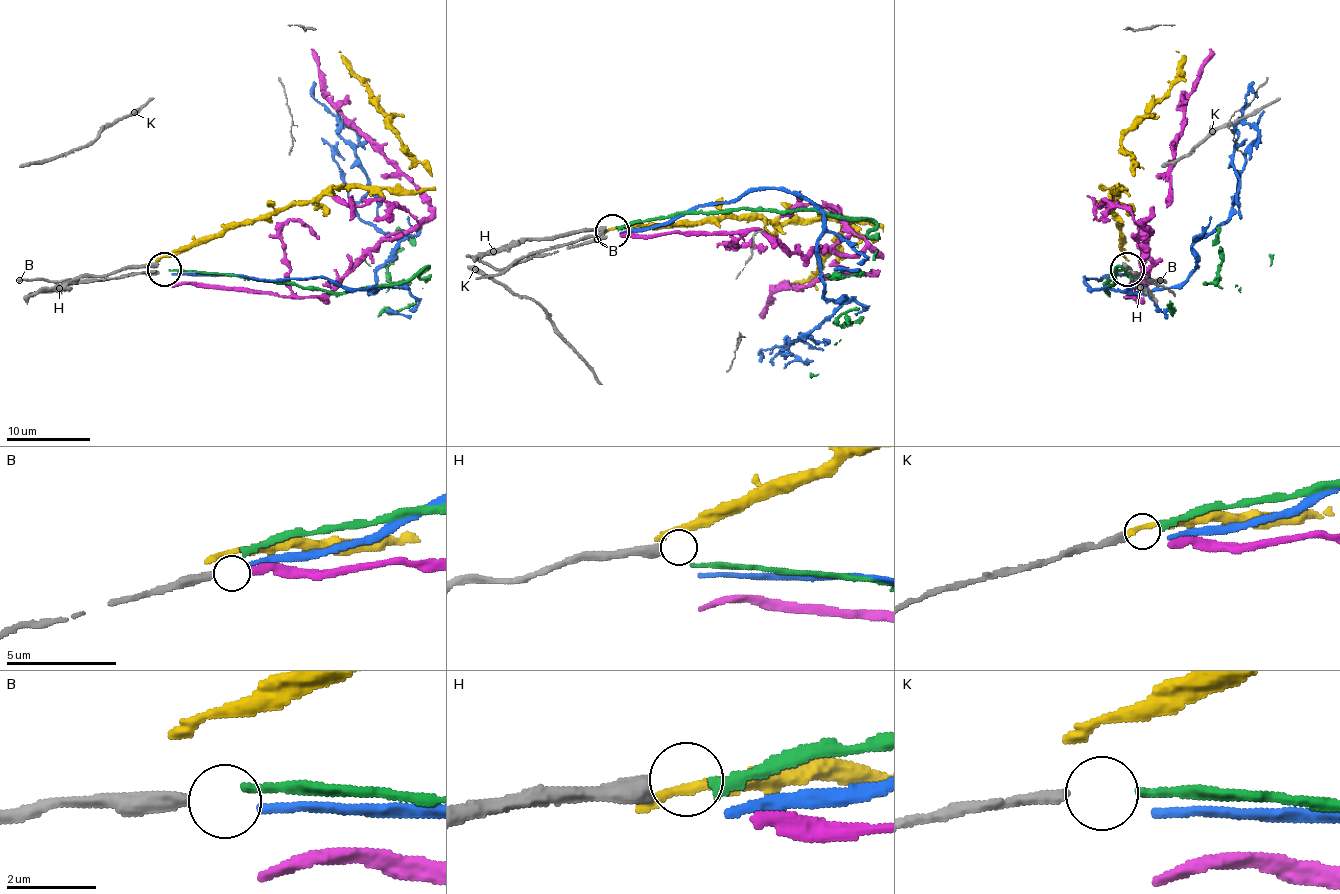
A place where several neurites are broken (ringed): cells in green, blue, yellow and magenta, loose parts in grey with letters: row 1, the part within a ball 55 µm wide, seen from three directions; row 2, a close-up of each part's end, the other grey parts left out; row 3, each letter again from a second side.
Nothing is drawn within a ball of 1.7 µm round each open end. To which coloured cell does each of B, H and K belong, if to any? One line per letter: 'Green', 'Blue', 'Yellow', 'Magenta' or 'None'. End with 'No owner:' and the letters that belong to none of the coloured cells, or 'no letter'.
B: Blue
H: None
K: Green
No owner: H

